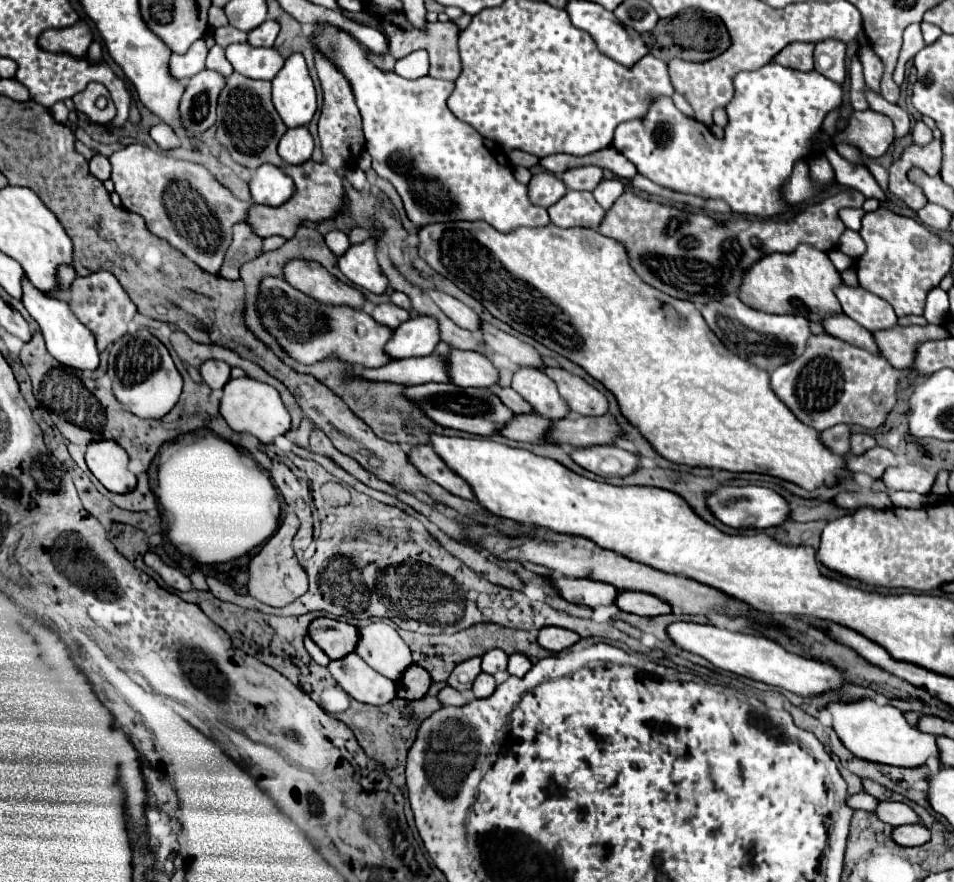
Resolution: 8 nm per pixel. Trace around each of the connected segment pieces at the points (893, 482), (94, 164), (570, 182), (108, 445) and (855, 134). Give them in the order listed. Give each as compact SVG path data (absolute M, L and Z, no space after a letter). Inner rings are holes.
M899 465L899 467L889 467L883 473L881 481L889 491L929 493L935 481L935 475L921 465Z
M93 155L93 159L89 161L89 169L91 169L91 173L93 173L97 179L101 179L101 181L109 179L109 175L111 175L109 159L103 157L103 155Z
M577 167L577 169L569 169L563 173L563 183L569 189L579 189L579 191L593 191L601 179L603 179L603 169L599 167Z
M111 439L91 441L85 447L85 461L91 473L113 493L127 493L137 483L135 475L127 469L129 455Z
M855 111L849 125L839 131L839 141L861 149L869 157L881 157L893 143L893 123L889 117L873 117L873 111Z

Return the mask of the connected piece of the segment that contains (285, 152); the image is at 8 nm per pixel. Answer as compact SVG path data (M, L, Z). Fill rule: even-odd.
M307 127L289 129L279 141L279 155L285 163L301 165L313 153L313 137Z

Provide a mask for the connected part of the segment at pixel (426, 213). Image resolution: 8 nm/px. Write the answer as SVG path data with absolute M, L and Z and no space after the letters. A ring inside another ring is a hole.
M329 23L317 25L317 35L311 37L311 45L317 53L327 55L327 59L331 59L331 63L335 63L339 71L347 75L355 95L355 103L363 117L363 131L367 139L367 151L373 157L373 171L379 177L393 183L393 187L403 199L407 217L415 227L467 219L467 221L487 221L491 227L507 233L517 227L543 227L549 223L547 209L535 207L527 199L527 187L515 179L513 167L509 165L509 159L505 157L501 147L489 141L487 149L485 139L449 111L447 99L453 91L451 81L433 79L429 75L419 79L403 79L395 71L383 71L375 67L371 59L367 59L365 47L355 37L351 37L349 31L333 27ZM445 131L463 133L459 143L453 139L453 151L459 151L459 155L455 153L453 157L449 157L449 163L445 159Z

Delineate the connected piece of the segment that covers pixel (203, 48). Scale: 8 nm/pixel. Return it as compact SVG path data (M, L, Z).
M197 39L185 55L171 55L171 75L177 79L189 79L197 75L199 71L205 69L205 59L207 59L207 45L203 39Z

